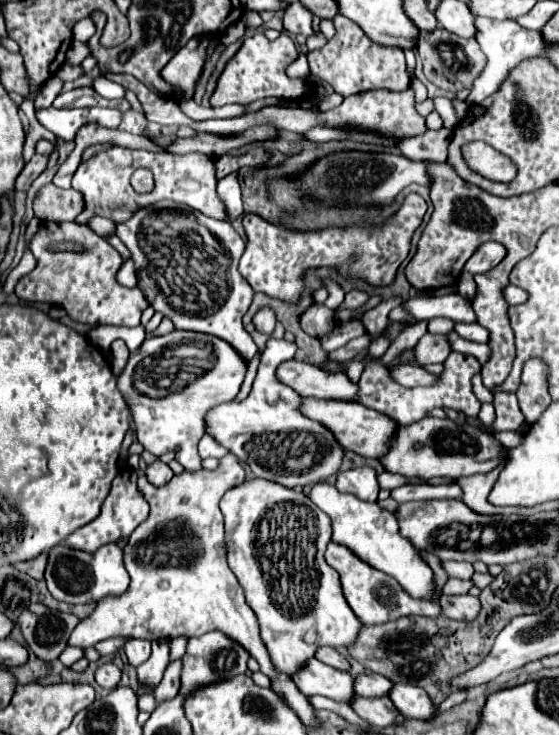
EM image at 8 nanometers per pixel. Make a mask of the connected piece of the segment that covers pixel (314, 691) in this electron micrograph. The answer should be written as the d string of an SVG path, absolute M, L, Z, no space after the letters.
M310 659L308 665L294 675L294 683L304 695L324 695L340 703L350 703L356 697L354 677L318 659Z

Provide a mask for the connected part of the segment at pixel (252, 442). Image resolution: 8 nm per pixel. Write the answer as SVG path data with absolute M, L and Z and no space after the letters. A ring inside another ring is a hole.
M270 337L266 349L262 351L258 375L254 379L250 395L236 403L224 403L212 409L206 415L208 429L218 443L222 443L230 453L234 453L242 463L246 463L256 477L276 481L284 487L304 487L326 481L330 475L336 475L342 467L344 451L334 435L318 421L302 415L298 405L302 405L302 395L294 393L288 385L282 385L276 377L280 363L292 359L296 345L286 339ZM276 393L276 399L270 403L270 397Z

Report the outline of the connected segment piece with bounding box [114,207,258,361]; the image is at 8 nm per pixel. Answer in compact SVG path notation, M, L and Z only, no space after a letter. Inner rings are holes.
M138 209L130 221L122 221L122 225L114 223L116 235L120 241L130 249L132 259L136 263L136 275L138 275L138 289L146 295L148 303L164 313L164 317L172 319L176 329L188 329L188 331L200 331L208 335L216 335L224 341L228 341L246 361L254 357L258 351L256 343L252 341L250 333L246 333L242 317L248 311L252 303L252 289L248 281L238 273L238 261L244 253L244 239L234 231L234 227L226 221L216 221L210 217L204 217L202 213L186 213L186 215L174 215L174 213L146 213L146 209ZM196 225L204 225L202 233L196 233Z

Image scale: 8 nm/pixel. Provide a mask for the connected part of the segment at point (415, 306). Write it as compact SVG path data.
M458 293L431 298L412 297L402 307L416 319L448 317L452 321L476 321L470 303Z

